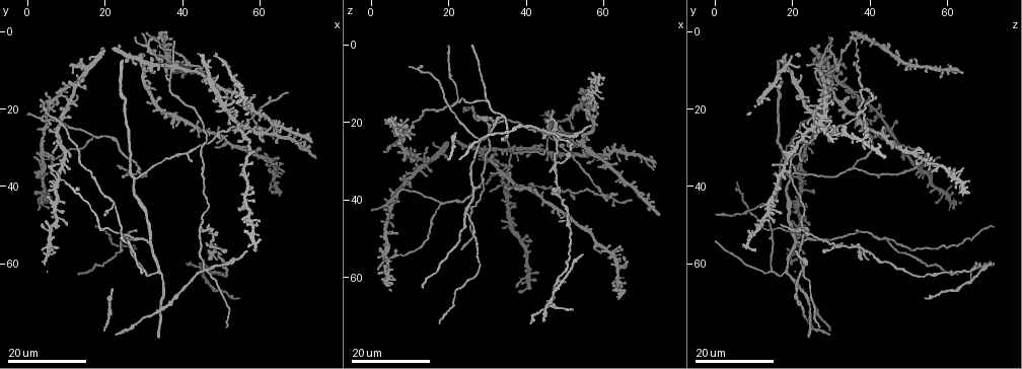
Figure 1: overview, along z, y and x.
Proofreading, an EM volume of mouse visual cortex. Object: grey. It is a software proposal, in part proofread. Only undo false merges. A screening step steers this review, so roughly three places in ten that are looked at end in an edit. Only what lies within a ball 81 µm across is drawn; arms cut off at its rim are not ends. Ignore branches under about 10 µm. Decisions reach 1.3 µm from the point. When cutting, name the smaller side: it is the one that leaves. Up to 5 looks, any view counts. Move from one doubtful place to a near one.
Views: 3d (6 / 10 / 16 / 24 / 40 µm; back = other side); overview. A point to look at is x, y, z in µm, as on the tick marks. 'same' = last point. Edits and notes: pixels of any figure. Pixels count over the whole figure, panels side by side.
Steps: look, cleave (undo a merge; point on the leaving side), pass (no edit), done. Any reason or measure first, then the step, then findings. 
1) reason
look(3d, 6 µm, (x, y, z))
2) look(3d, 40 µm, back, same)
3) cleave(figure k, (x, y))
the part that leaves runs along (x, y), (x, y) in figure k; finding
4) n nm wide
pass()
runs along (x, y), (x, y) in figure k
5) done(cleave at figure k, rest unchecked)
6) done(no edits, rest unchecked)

arms part here
look(3d, 24 µm, (36.0, 12.0, 27.0))

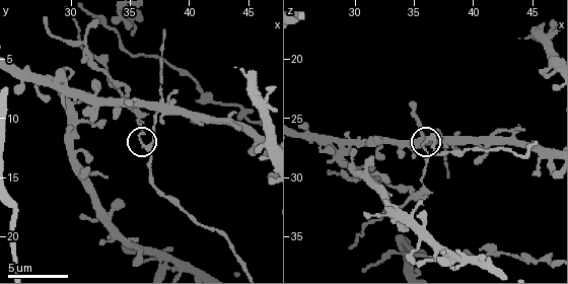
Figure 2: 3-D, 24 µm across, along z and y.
look(3d, 6 µm, (36.2, 12.6, 26.6))

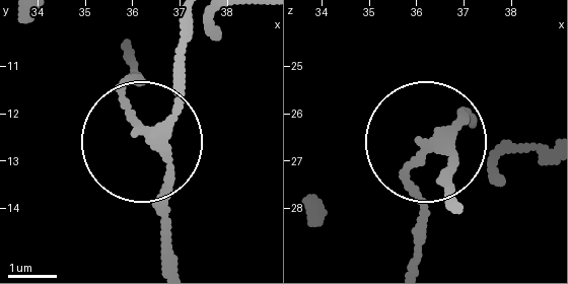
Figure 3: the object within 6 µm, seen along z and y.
200 nm wide
pass()
runs along (457, 209), (457, 169), (429, 141), (417, 161), (421, 241) in figure 3; one cell here

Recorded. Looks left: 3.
arms part here
look(3d, 16 µm, (24.5, 54.0, 43.0))

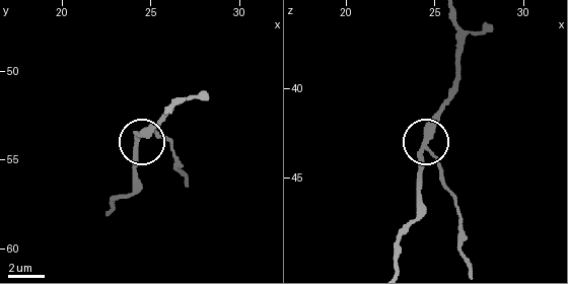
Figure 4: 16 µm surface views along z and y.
look(3d, 6 µm, same)

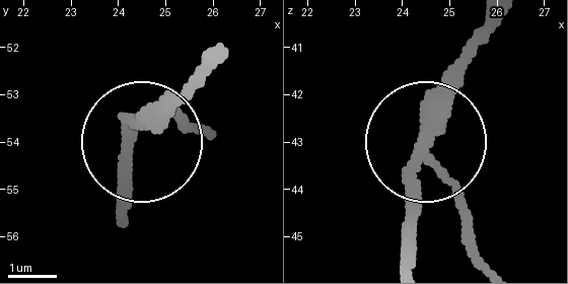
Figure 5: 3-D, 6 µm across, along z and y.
from behind
look(3d, 6 µm, back, same)

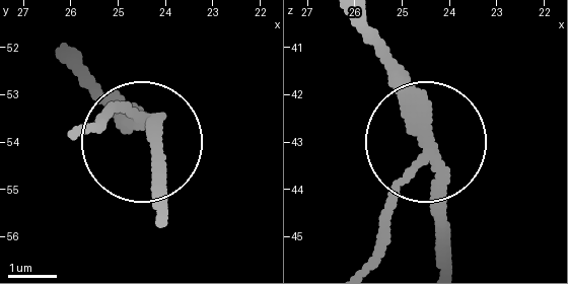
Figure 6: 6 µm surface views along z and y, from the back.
pass()
runs along (69, 56), (154, 128), (162, 205) in figure 6; one cell here

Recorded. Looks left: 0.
done(no edits, rest unchecked)

